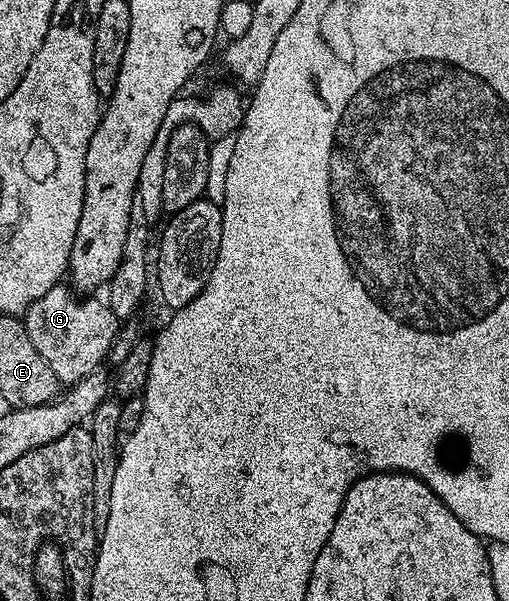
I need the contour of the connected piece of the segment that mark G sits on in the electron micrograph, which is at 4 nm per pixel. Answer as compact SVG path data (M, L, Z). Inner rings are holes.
M61 282L46 290L38 302L22 313L24 333L34 342L34 350L46 358L46 366L54 370L61 385L76 384L109 359L118 317L103 299L92 299L96 298L81 298L67 283Z

